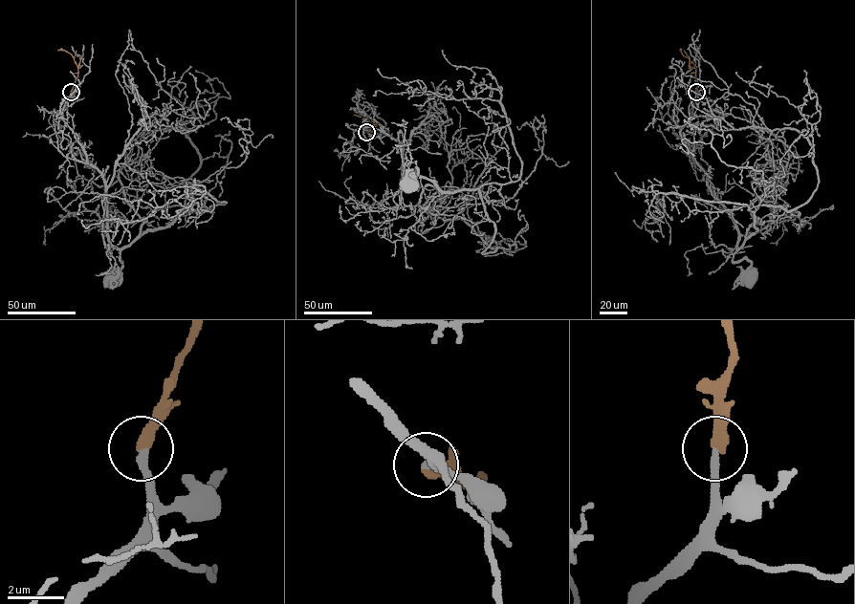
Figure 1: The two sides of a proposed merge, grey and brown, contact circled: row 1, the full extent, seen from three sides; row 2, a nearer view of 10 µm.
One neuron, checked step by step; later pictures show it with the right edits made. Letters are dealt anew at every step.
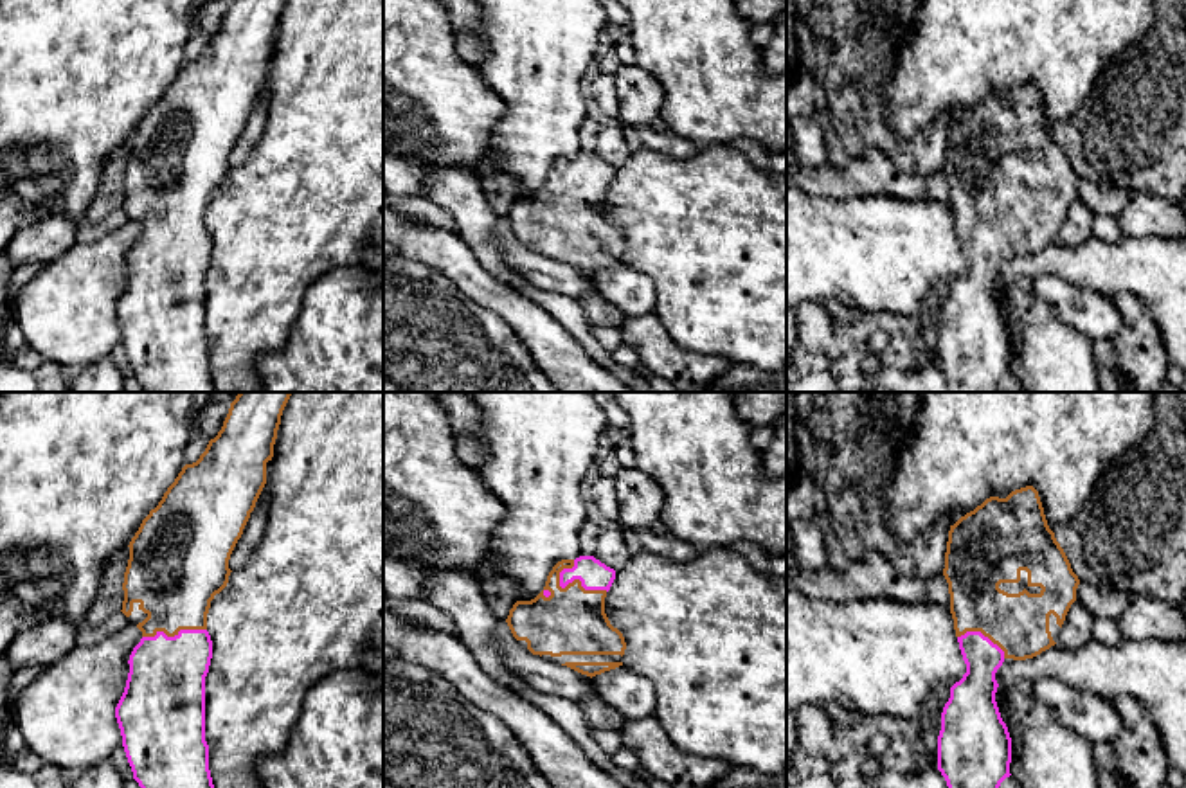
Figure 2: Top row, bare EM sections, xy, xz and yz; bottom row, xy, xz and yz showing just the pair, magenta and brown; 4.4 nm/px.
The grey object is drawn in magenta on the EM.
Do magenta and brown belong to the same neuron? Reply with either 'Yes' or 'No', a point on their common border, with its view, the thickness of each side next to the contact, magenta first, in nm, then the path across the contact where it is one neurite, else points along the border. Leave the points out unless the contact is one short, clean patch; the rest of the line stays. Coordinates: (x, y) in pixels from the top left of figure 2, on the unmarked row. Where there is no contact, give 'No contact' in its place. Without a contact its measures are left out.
Yes. Touches magenta at xz (578, 175). Thickness 130 nm (magenta) against 300 nm. Path across: xz (592, 171), (578, 175), (571, 218)

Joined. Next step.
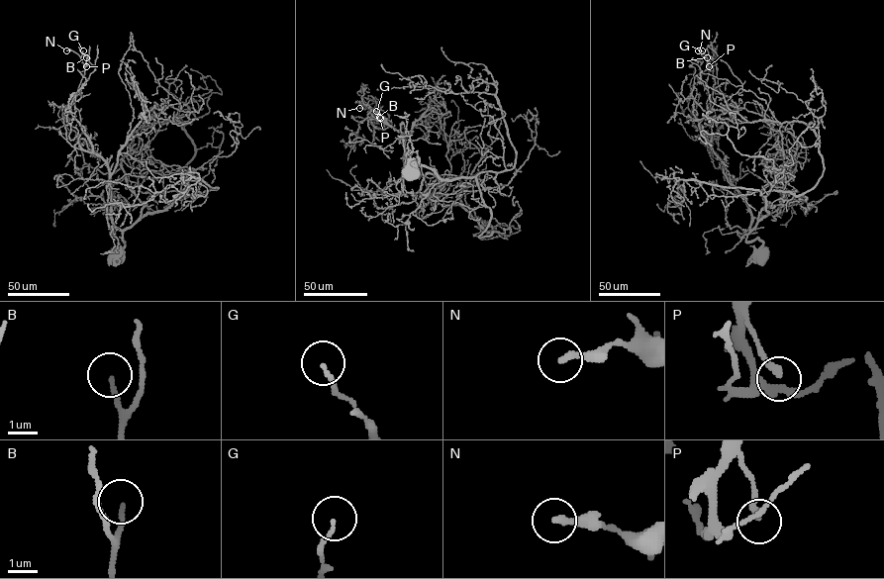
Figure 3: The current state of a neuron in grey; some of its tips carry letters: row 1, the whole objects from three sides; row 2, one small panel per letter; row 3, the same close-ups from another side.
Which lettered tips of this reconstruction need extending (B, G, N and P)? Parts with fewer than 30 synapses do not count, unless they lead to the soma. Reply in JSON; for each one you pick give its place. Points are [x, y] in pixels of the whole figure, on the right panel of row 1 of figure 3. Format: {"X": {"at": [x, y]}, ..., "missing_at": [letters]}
{"missing_at": []}

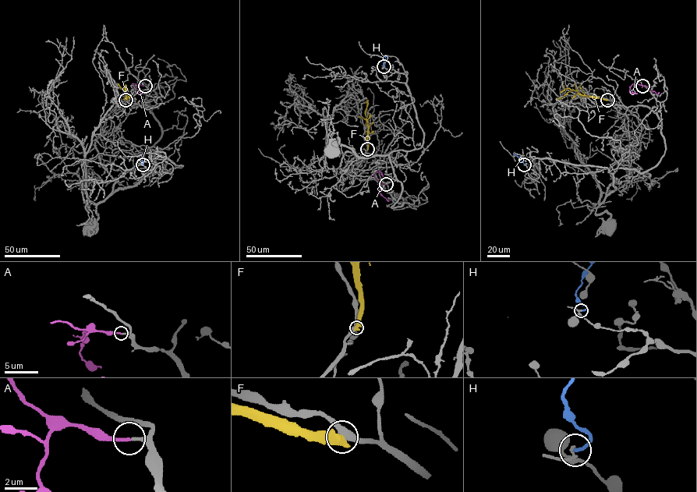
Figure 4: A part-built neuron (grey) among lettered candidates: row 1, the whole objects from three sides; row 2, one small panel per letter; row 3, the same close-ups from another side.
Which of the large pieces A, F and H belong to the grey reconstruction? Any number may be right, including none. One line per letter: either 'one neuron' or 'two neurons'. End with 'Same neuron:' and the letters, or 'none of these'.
A: one neuron
F: two neurons
H: two neurons
Same neuron: A

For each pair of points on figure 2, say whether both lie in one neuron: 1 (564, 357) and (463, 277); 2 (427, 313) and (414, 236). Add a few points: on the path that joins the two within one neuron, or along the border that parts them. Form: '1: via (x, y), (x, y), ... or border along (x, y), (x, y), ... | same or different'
1: via (539, 331), (508, 303), (488, 292) | same
2: border along (402, 254), (434, 267), (454, 283) | different

